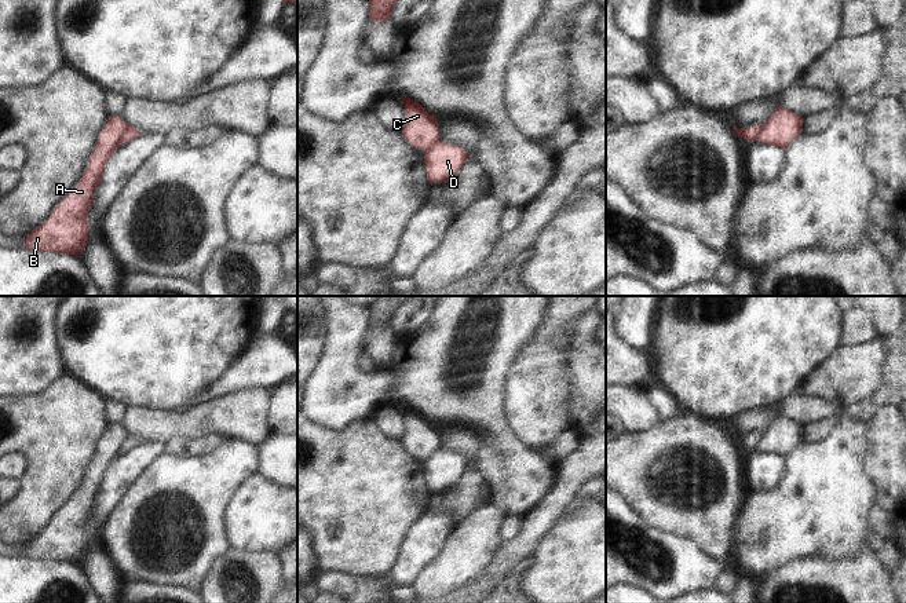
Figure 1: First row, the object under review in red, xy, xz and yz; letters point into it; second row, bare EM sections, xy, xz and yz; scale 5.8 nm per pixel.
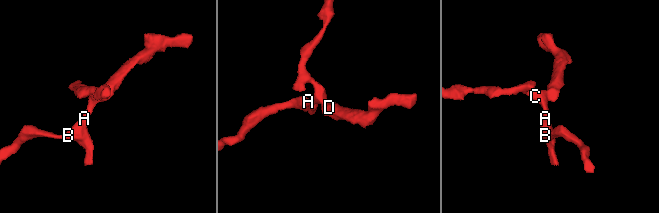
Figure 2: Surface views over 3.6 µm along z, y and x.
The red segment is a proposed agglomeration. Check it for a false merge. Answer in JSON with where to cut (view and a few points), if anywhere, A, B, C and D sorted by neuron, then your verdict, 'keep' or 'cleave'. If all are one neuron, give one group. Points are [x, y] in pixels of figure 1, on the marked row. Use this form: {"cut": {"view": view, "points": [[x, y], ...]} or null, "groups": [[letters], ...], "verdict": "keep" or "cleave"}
{"cut": {"view": "xy", "points": [[128, 125], [121, 135], [120, 143]]}, "groups": [["A", "B", "C"], ["D"]], "verdict": "cleave"}

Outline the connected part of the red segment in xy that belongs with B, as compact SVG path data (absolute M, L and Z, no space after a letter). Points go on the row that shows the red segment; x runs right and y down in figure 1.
M112 116L99 135L88 168L74 190L58 204L50 219L28 234L25 249L81 255L88 241L87 216L105 167L121 145L128 124L121 116Z

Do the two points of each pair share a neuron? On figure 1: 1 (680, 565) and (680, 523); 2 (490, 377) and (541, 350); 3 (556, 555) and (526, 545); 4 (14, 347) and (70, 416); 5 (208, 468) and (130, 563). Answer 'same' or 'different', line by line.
1: different
2: different
3: different
4: different
5: same

